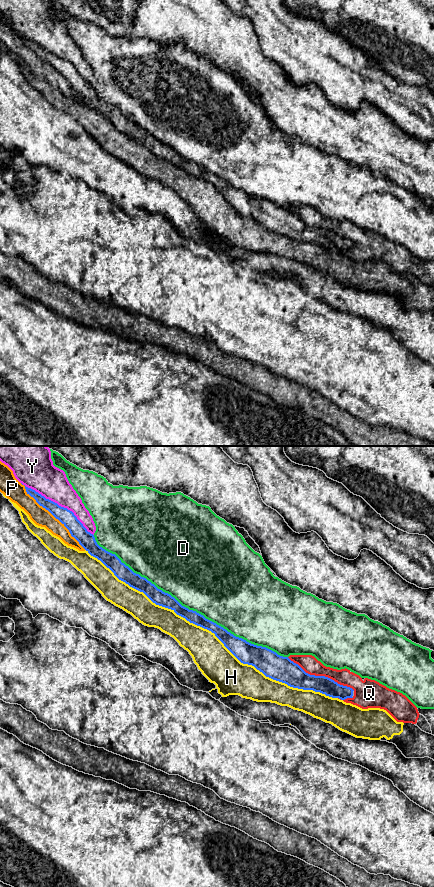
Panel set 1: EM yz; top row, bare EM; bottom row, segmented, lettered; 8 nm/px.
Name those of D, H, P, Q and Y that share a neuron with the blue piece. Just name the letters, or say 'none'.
none

